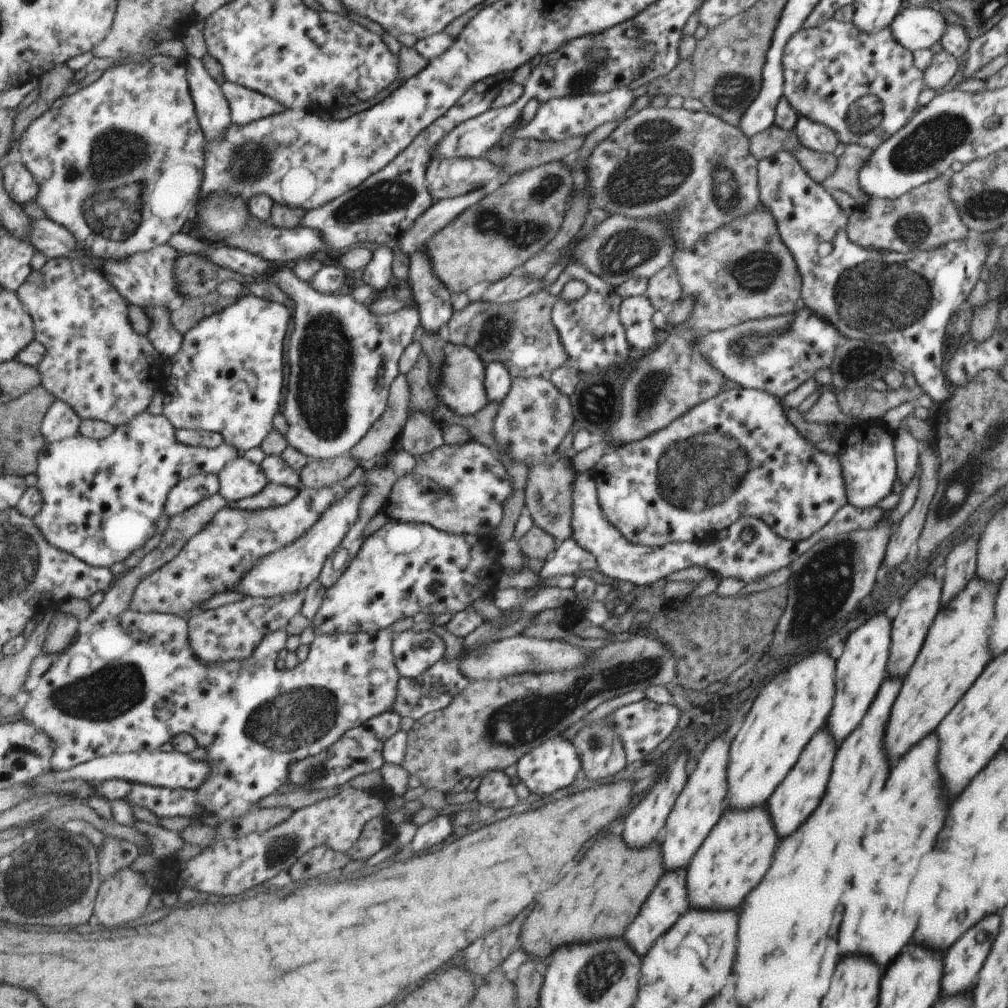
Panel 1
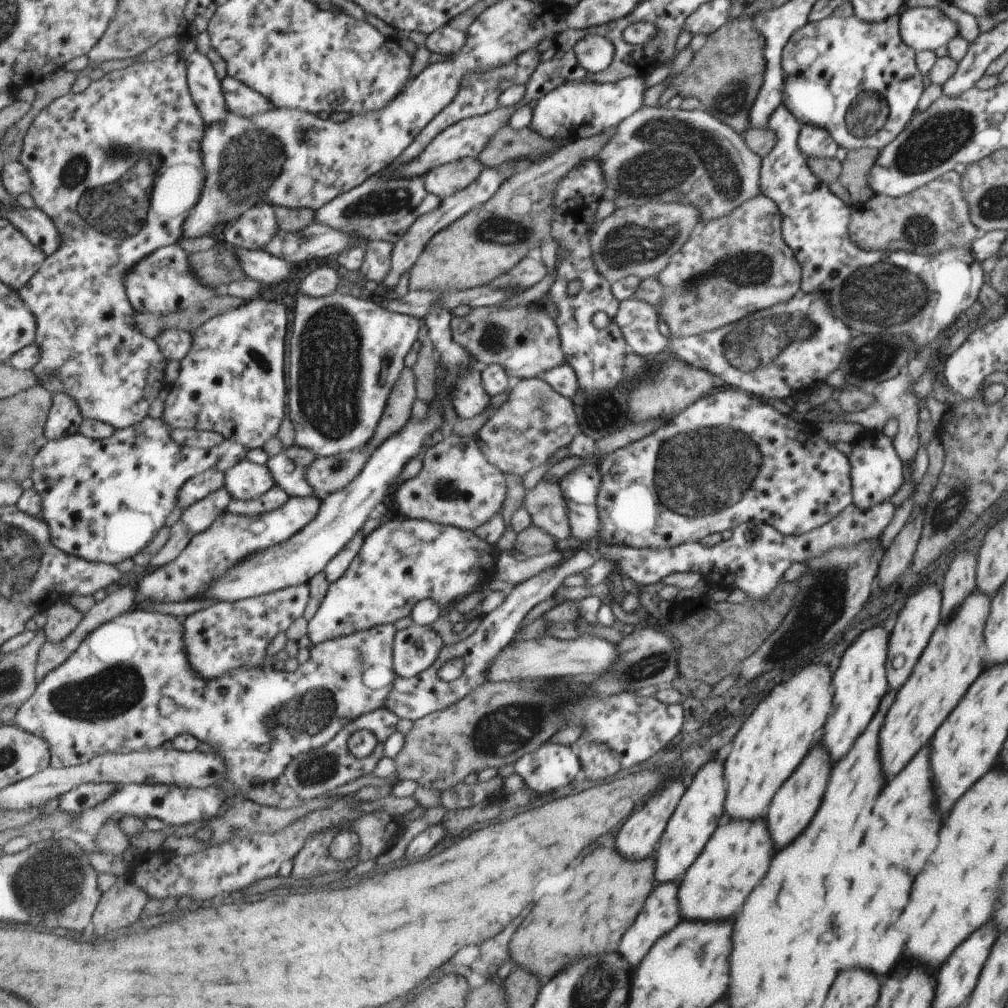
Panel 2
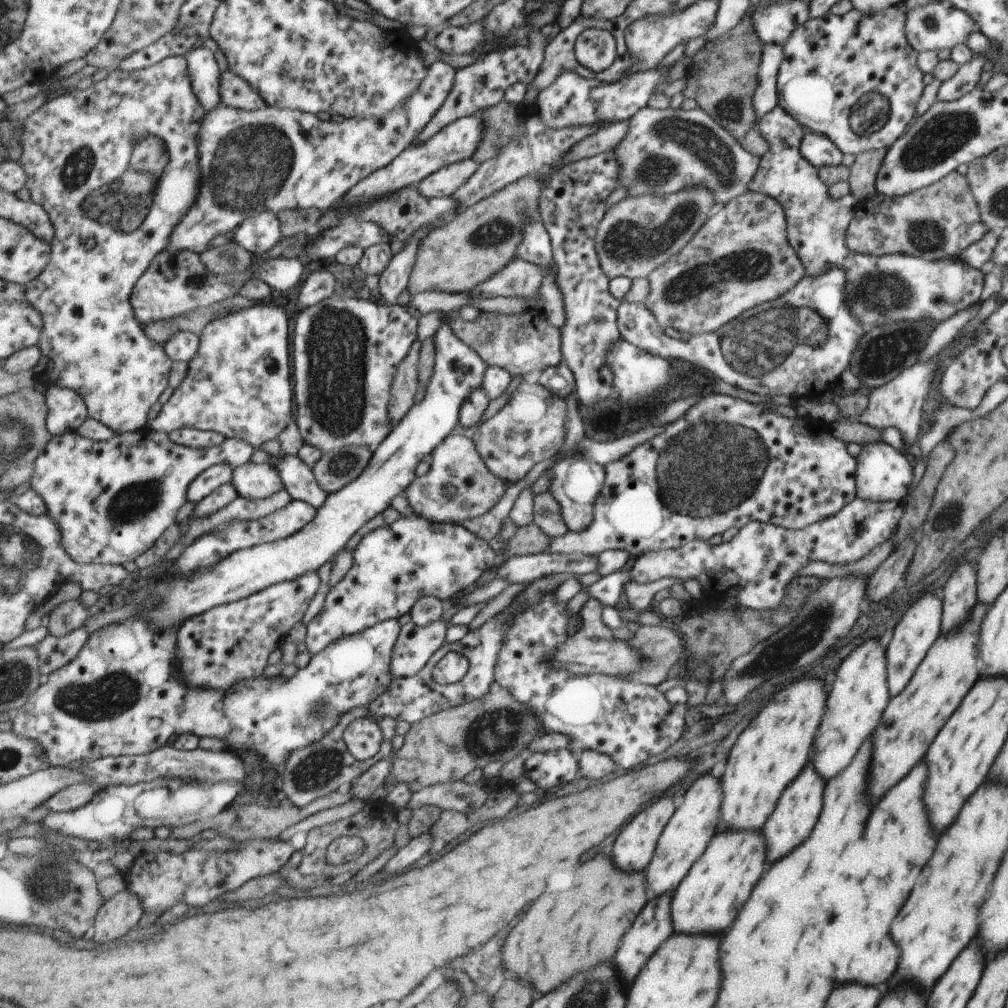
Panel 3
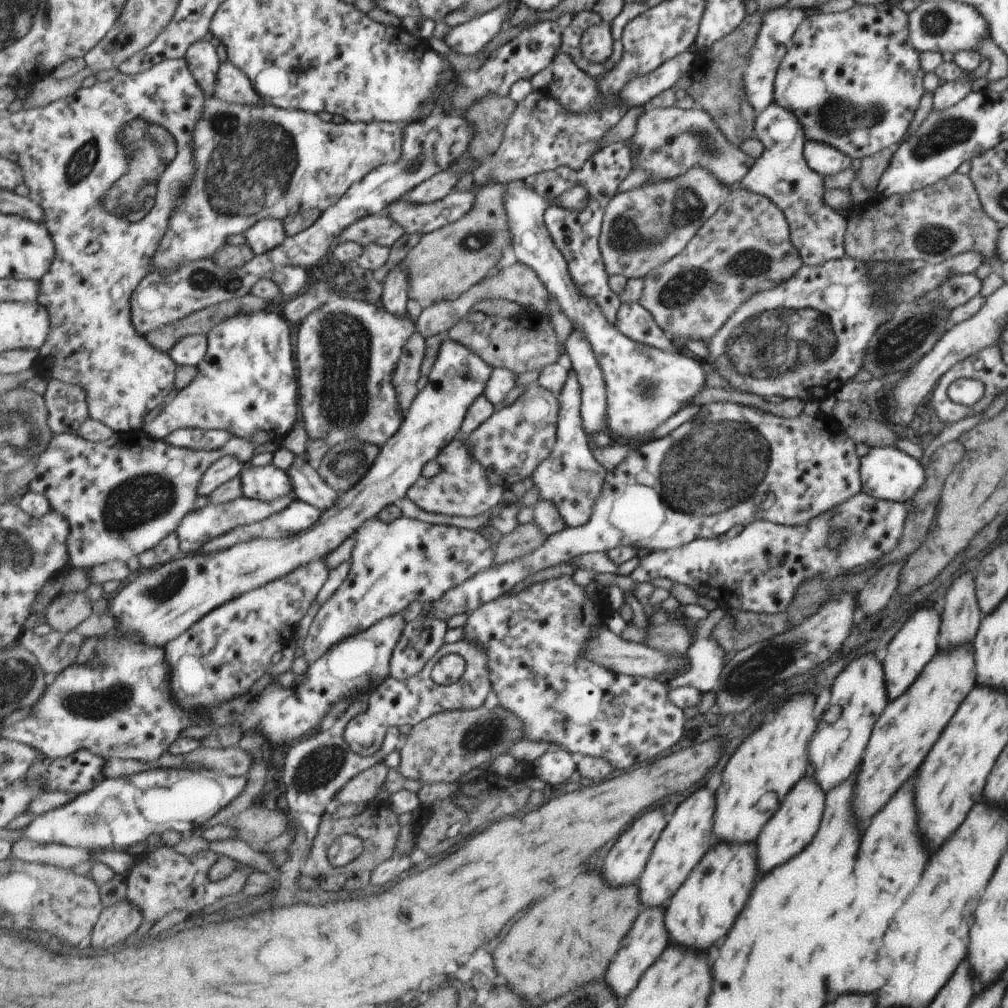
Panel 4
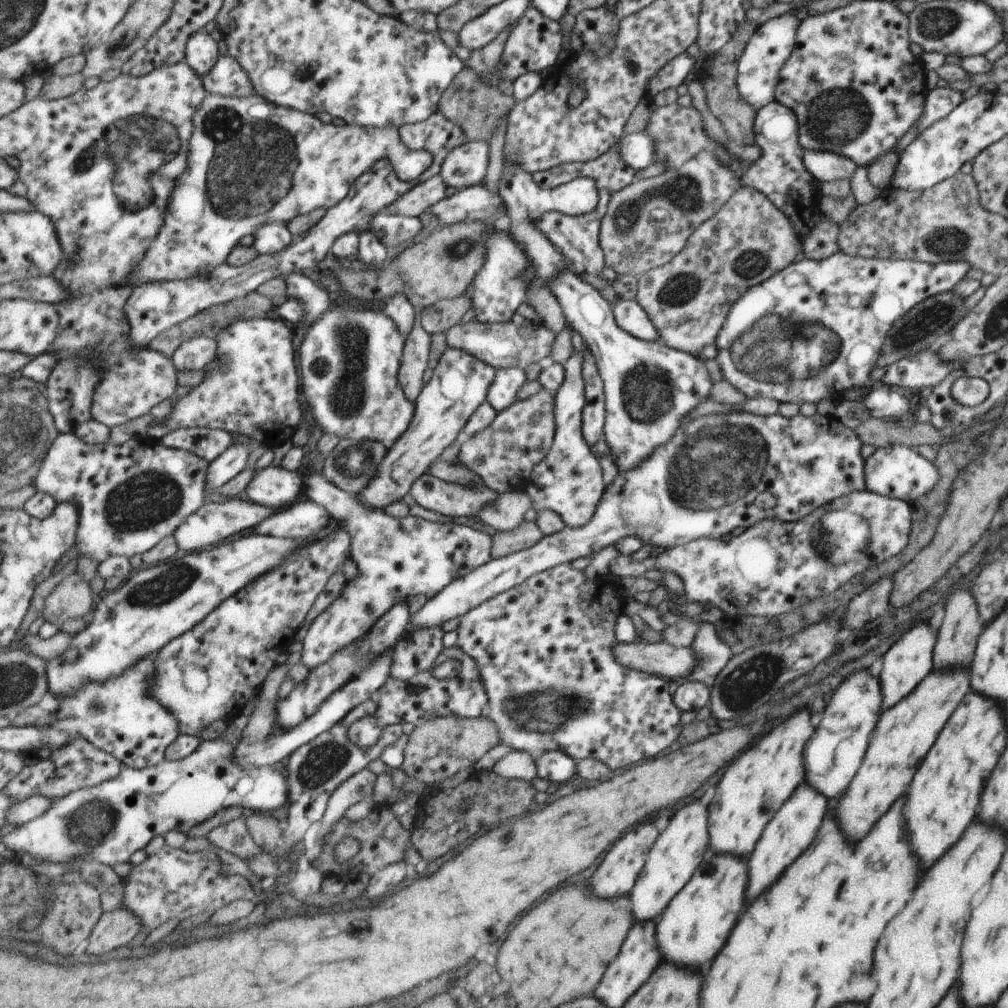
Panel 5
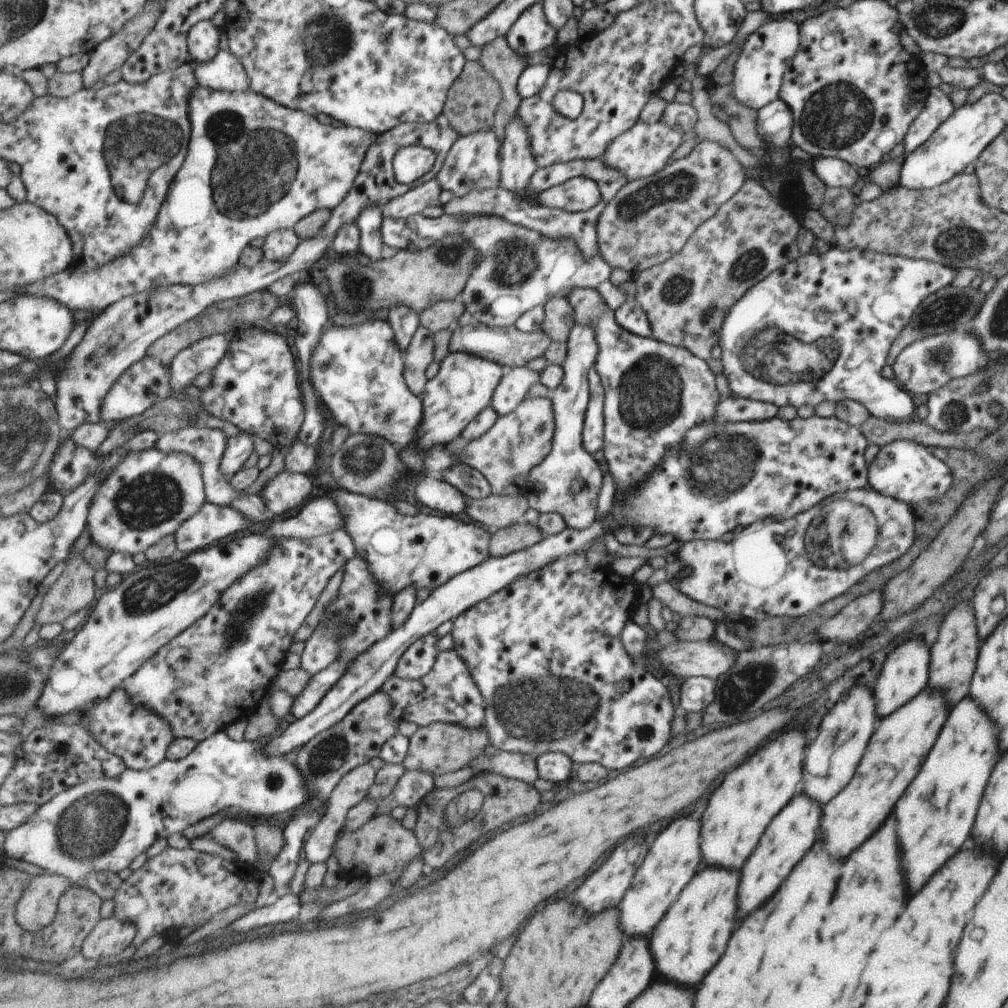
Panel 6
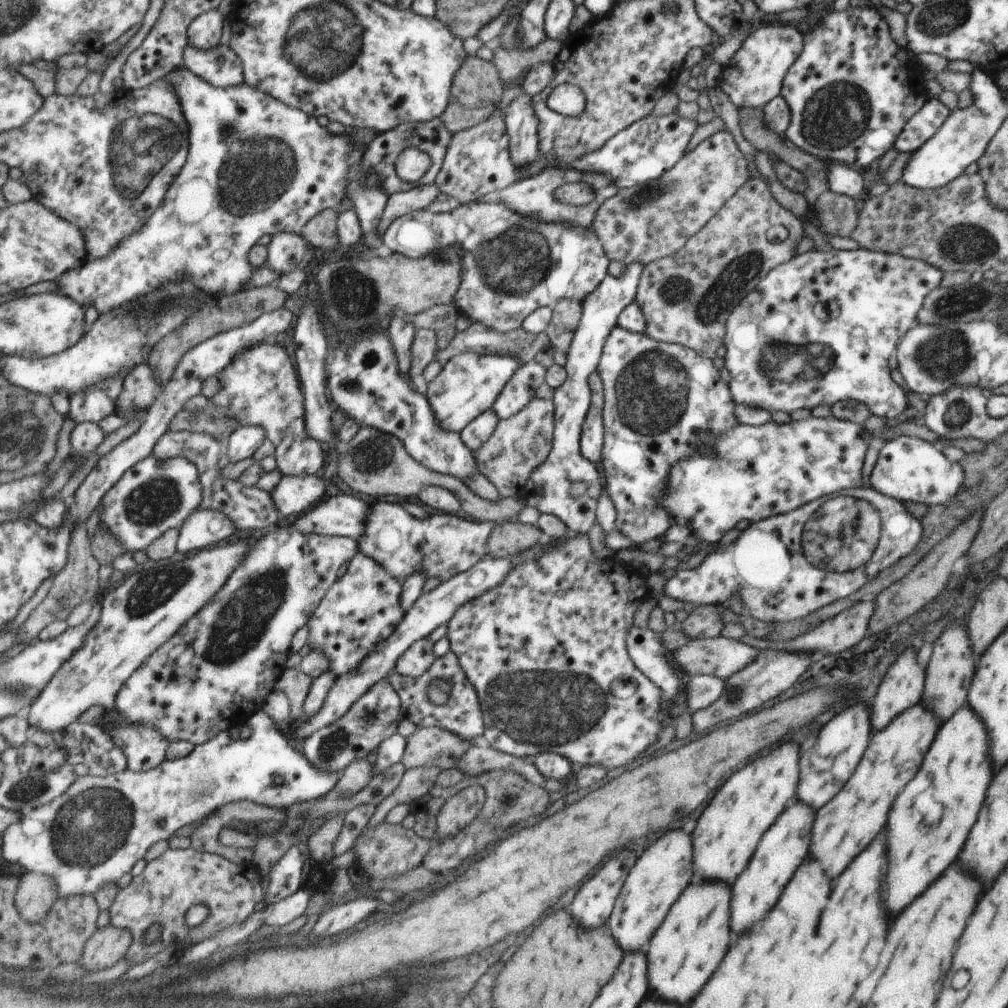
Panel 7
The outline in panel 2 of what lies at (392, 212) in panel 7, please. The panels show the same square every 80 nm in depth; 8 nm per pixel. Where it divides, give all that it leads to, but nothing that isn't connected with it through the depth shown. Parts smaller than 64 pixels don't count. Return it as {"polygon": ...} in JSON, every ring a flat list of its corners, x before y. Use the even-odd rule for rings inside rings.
{"polygon":[[466,157,455,163,435,168,424,177,425,188,441,199,465,191,484,172,484,165,478,158]]}

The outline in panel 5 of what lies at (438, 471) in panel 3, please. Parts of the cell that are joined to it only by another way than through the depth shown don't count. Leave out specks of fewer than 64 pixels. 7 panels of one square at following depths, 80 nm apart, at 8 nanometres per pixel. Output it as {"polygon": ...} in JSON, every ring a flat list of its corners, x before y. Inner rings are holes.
{"polygon":[[425,474,417,480,411,495,416,504,425,509,453,518,476,516,484,505,493,504,500,496,487,486,476,491,469,486,445,482,430,474]]}

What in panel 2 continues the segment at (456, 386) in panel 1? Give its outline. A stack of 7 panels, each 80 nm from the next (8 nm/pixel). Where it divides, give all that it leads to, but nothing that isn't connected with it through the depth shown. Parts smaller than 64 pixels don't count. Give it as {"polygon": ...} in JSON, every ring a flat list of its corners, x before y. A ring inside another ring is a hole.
{"polygon":[[483,366,469,368,465,376,459,378,460,387,453,392,453,406,457,416,463,419,475,418,490,406,491,396,485,390,482,380]]}

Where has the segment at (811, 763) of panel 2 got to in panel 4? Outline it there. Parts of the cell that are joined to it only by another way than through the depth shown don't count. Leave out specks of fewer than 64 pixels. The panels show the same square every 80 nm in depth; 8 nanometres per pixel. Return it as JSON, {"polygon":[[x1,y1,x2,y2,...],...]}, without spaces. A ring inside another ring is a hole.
{"polygon":[[805,776,805,780,801,780,801,784,797,784,797,788,789,792,789,796,785,796,781,808,777,808,777,812,773,814,773,820,765,824,765,832,761,832,761,840,757,840,757,868,761,868,761,872,767,872,775,868,775,864,783,864,785,860,801,852,811,842,819,826,821,812,823,812,823,792,819,790,813,778]]}

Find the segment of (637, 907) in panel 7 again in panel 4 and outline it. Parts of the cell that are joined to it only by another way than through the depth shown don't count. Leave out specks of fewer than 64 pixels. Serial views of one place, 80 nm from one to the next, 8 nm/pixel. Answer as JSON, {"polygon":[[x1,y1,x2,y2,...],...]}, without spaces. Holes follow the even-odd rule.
{"polygon":[[699,788,675,808,669,818,669,828,665,828,665,836,657,840,657,848,653,848,653,860,649,860,649,868,645,868,645,876,641,876,639,880,641,904,647,904,647,908,664,908,669,898,689,876,691,868,699,862,707,848,715,844,715,836,711,832,713,808,715,798,707,788]]}

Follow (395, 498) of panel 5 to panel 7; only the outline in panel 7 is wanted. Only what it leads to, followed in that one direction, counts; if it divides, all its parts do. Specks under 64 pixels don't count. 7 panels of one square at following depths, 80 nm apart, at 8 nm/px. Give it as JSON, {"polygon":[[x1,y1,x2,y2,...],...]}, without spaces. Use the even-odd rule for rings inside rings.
{"polygon":[[467,351,448,360,441,372,428,383,426,394,441,428,461,434,478,416,493,409,504,384,520,366,512,355,479,354,475,351]]}

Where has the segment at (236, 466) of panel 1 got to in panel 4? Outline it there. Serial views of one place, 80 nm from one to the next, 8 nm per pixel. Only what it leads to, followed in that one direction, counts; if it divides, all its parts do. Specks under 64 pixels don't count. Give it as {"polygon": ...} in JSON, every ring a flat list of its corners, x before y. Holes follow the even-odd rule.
{"polygon":[[273,463,263,467,251,464,240,476,243,480,244,497,261,502,275,502,294,494,291,476]]}

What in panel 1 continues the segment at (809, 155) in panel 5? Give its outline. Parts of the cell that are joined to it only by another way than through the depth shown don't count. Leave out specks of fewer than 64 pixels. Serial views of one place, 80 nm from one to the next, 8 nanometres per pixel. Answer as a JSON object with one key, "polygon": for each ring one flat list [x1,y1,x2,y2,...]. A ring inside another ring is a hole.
{"polygon":[[803,116,797,119,792,134,796,136,796,140,803,148,813,150,813,152,831,154,838,143,836,133,832,129,825,128,824,124,817,124]]}

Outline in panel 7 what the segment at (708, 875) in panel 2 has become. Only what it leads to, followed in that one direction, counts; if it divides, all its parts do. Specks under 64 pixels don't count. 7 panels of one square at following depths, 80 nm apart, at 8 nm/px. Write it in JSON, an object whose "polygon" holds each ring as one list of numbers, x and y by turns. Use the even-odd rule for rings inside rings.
{"polygon":[[699,880,673,904,673,912,669,912,669,920,660,924,657,936,653,936,653,944,648,944,649,984,653,984,653,996,665,998,677,1004,689,1002,703,982,711,976,711,972,721,962,727,942,729,942,729,886,723,882,705,882]]}

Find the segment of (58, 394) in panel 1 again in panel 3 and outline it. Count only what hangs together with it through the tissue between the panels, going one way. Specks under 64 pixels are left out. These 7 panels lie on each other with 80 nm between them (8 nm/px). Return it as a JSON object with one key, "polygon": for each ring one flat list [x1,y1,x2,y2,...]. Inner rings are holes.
{"polygon":[[173,56,145,70,125,72,125,70,117,69,110,72,104,80,94,82,86,90,69,90,68,93,49,101,22,121,23,128,21,128,19,140,23,152,19,161,28,172,26,187,30,191,31,200,47,210,55,228,51,262,41,276,37,276,36,280,27,285,27,301,31,306,35,306,37,312,41,312,45,318,45,326,38,345,41,348,42,356,33,370,36,373,37,382,45,388,56,385,75,390,81,396,82,401,87,404,89,417,103,422,115,434,138,432,147,428,150,423,149,410,161,398,165,388,169,387,169,372,171,372,173,360,168,356,163,345,151,340,144,332,143,325,135,316,132,294,141,276,153,264,155,256,159,256,167,249,177,224,185,218,185,214,197,202,201,187,200,146,197,142,206,114,207,110,203,108,193,88,192,77,189,75,188,58],[129,152,133,152,133,164,123,166,127,160,125,156,129,156]]}

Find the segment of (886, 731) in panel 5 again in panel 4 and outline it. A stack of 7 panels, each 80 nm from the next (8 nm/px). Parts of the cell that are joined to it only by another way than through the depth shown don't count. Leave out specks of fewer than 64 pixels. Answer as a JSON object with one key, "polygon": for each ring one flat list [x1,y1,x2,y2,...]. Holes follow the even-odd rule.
{"polygon":[[957,646,943,652,938,648,936,653,937,660,933,660,933,664,921,672,921,680,917,680,917,684,913,684,905,696,891,700,885,708,885,716,881,716,881,720,877,720,877,728,873,728,873,740,869,740,865,764,861,764,861,772,857,774,857,800,853,800,853,814,857,820,871,818,919,768,931,744,957,710,959,702,973,688,975,670,971,646]]}

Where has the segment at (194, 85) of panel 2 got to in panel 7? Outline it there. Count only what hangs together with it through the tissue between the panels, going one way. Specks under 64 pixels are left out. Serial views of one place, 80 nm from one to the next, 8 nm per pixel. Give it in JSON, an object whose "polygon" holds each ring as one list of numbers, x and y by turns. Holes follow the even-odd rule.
{"polygon":[[217,10,198,16,188,30,189,44,207,51,219,47,221,34,225,30,223,20,226,18,228,17,221,16]]}

